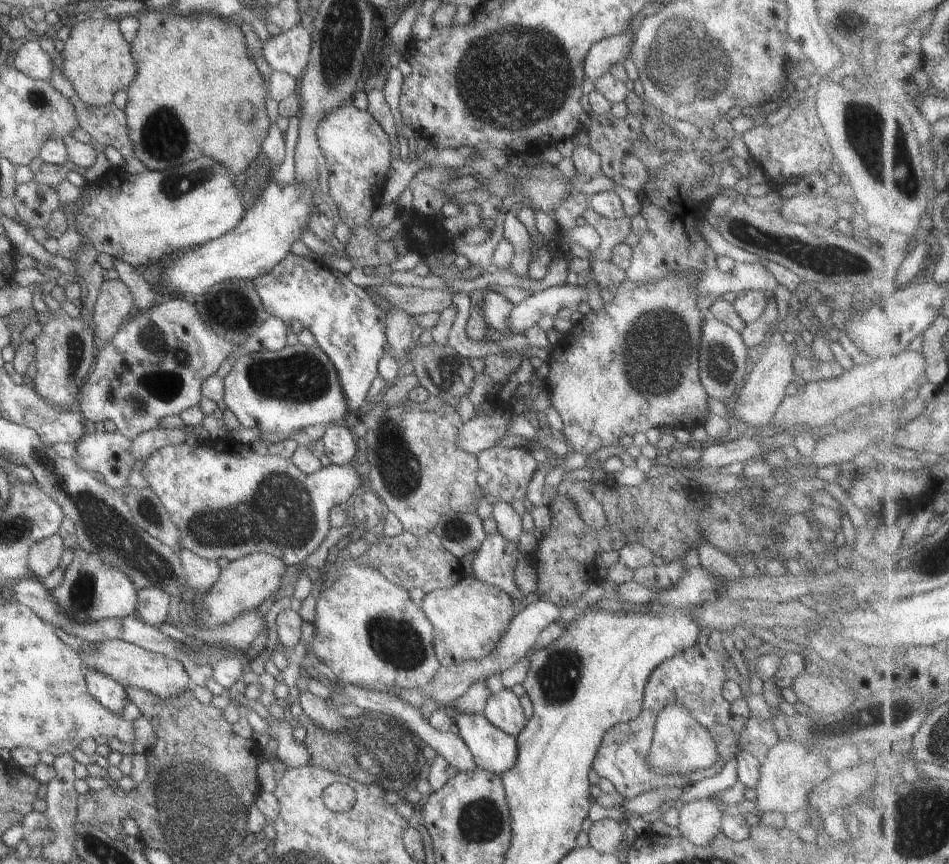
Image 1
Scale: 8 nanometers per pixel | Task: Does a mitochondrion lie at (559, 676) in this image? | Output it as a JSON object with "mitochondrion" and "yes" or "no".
{"mitochondrion":"yes"}

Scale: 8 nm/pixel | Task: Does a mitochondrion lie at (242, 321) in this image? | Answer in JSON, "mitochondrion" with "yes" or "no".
{"mitochondrion":"no"}

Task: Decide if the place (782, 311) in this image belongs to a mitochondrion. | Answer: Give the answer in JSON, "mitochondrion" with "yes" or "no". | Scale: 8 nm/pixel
{"mitochondrion":"no"}

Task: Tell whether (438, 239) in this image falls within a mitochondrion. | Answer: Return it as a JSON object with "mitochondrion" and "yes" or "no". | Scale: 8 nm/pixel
{"mitochondrion":"yes"}

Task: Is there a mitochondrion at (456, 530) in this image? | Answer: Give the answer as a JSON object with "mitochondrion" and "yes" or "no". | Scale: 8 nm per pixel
{"mitochondrion":"yes"}

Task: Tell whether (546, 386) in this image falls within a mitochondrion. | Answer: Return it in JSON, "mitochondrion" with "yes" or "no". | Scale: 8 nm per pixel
{"mitochondrion":"no"}

